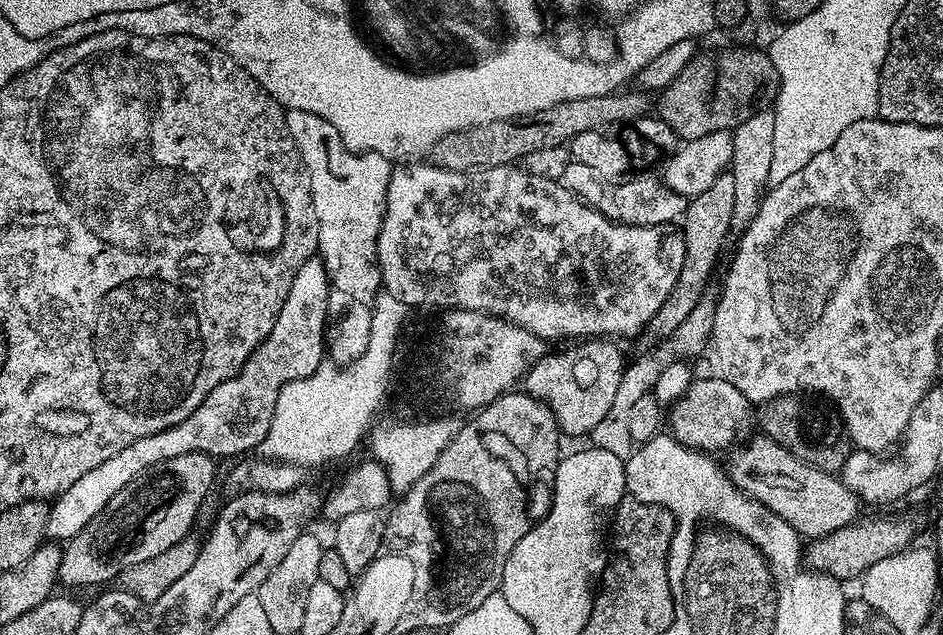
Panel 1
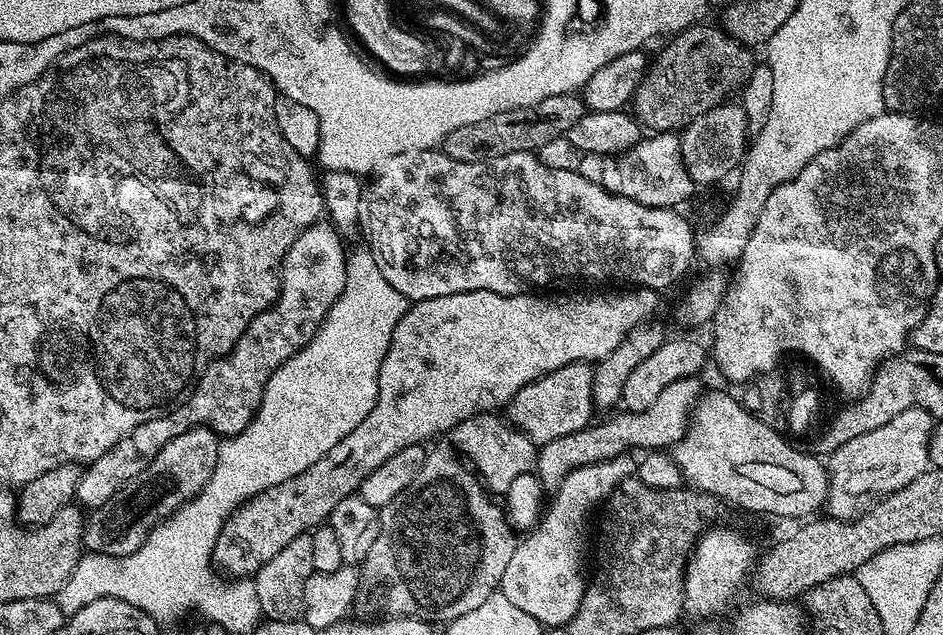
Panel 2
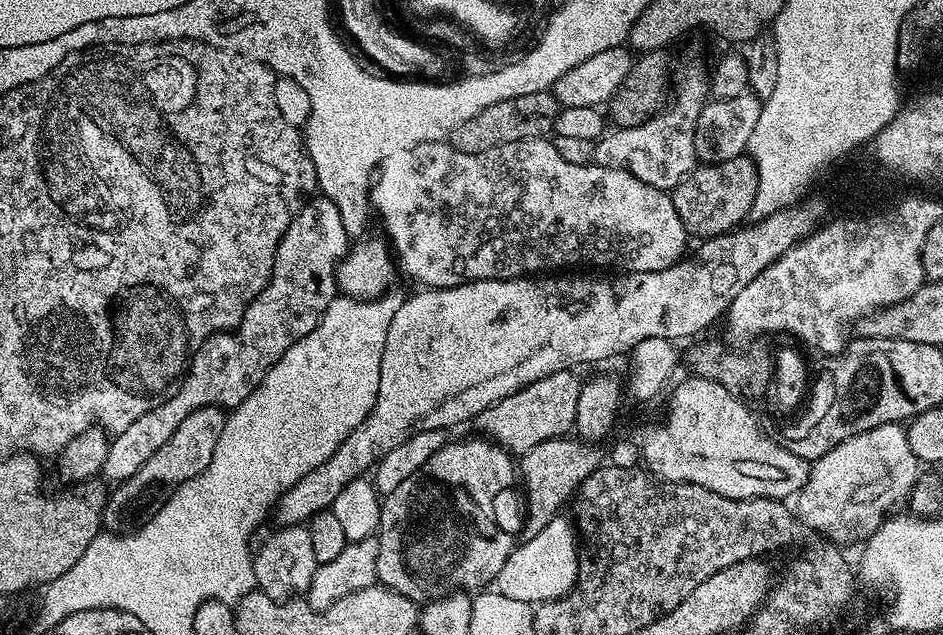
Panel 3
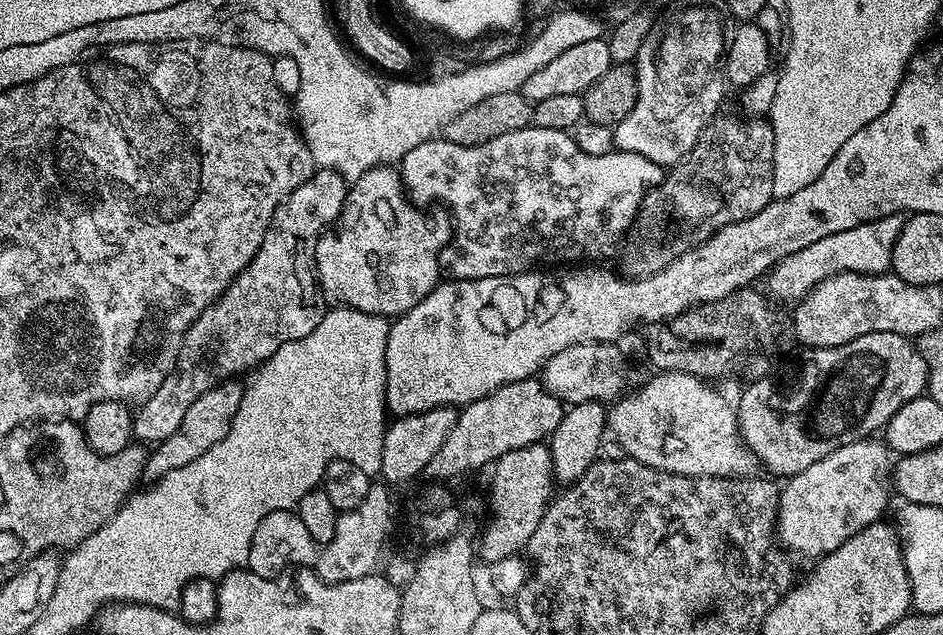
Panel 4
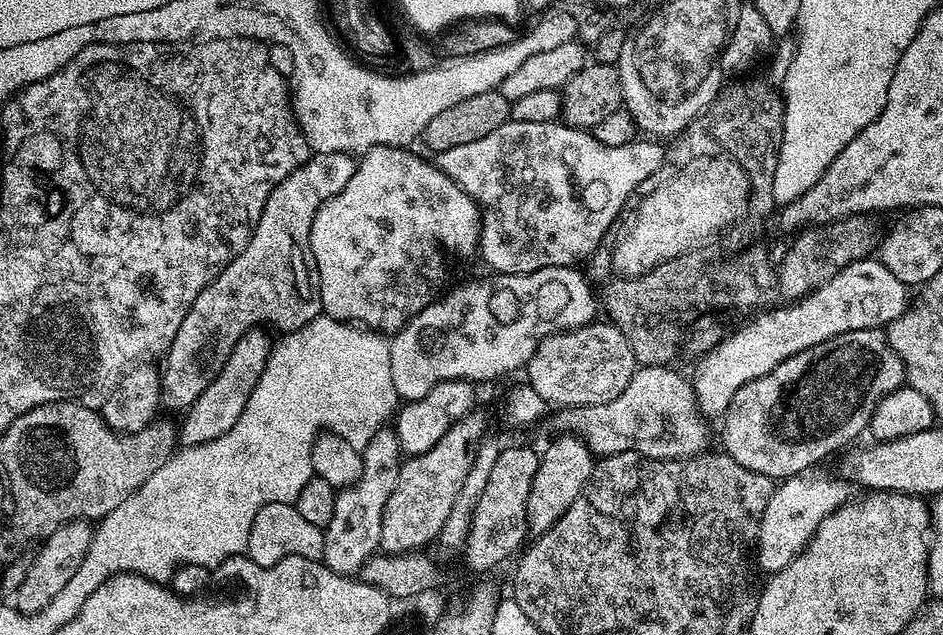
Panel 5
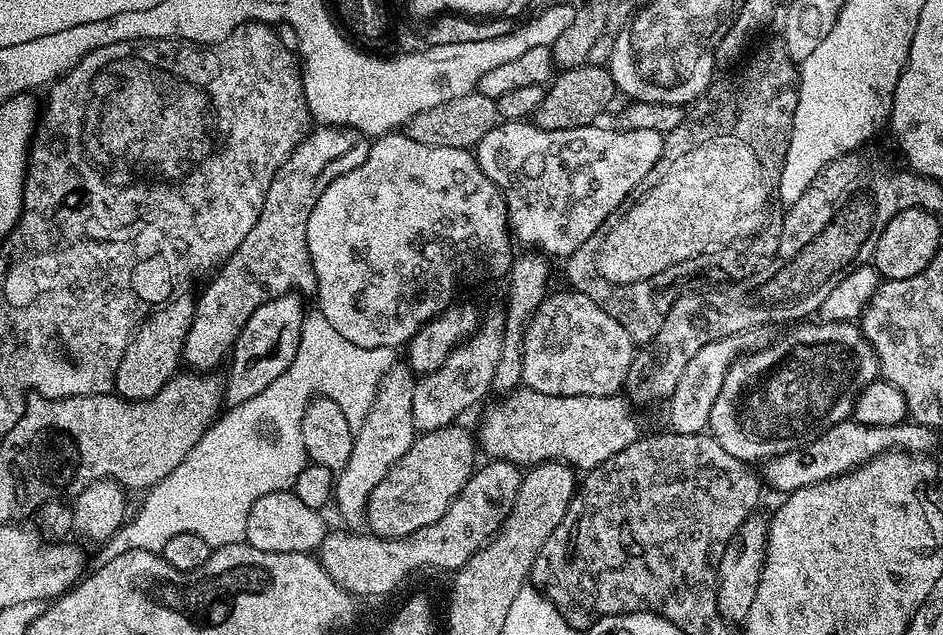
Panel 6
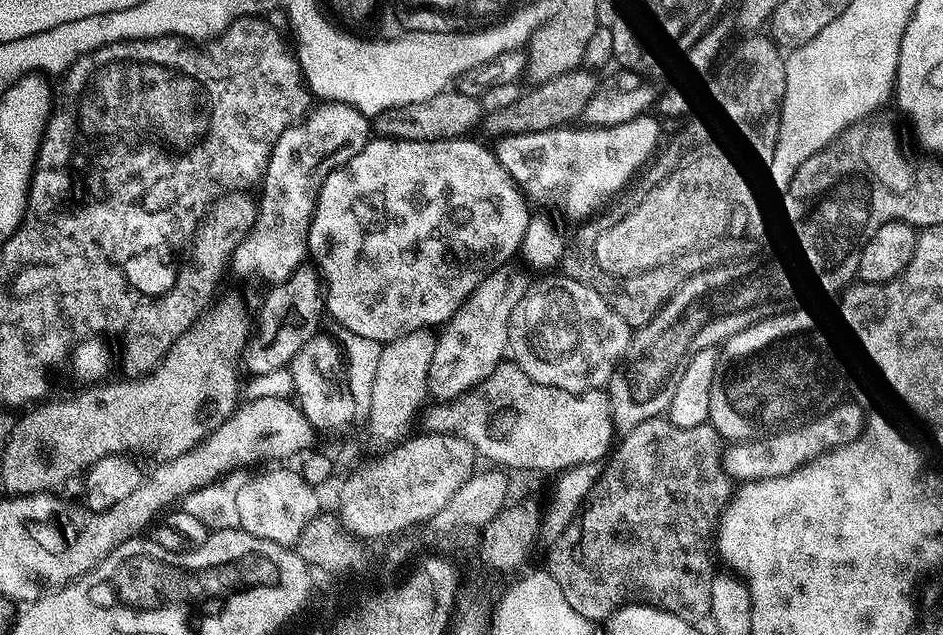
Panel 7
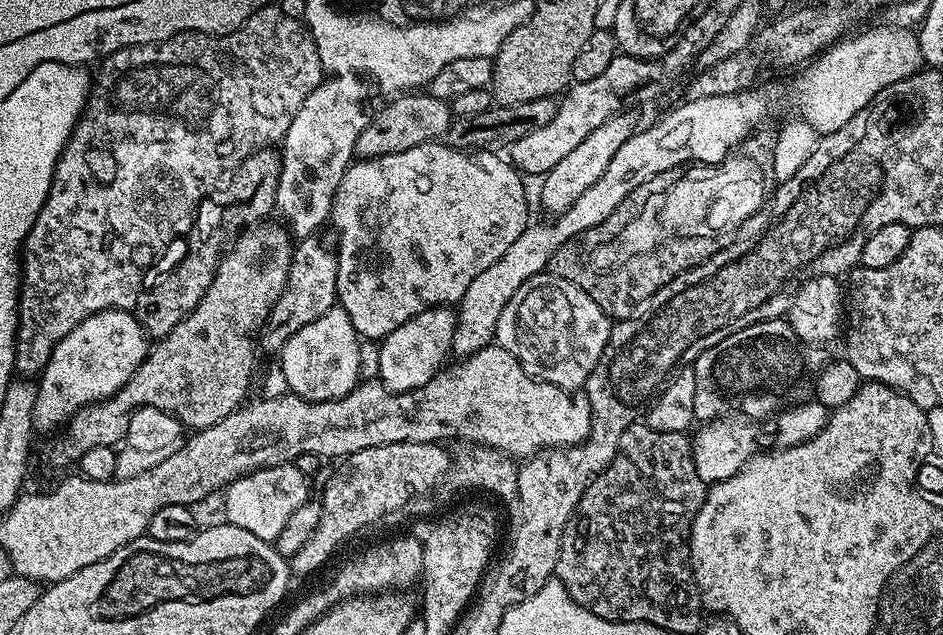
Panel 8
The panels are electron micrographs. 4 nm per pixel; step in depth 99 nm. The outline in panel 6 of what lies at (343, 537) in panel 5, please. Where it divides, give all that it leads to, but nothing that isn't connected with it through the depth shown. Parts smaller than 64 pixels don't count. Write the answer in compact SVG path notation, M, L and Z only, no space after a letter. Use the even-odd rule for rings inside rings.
M393 366L378 386L378 394L374 398L374 406L370 406L370 414L366 414L366 422L360 428L355 429L348 467L339 469L334 480L334 506L336 504L336 512L340 515L340 520L344 523L341 525L345 529L356 530L359 529L359 524L363 525L365 523L368 515L368 499L374 490L374 486L378 486L378 482L382 482L382 478L386 478L386 474L395 466L398 458L402 458L402 454L406 454L410 450L410 446L417 438L416 427L412 425L416 381L417 377L411 368Z

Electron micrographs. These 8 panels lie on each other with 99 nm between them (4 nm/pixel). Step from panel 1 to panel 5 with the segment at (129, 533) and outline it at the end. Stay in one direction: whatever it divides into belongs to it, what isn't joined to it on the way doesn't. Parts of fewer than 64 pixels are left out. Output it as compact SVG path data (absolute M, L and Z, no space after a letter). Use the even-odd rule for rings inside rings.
M259 327L250 329L246 334L242 334L242 338L238 338L234 350L230 350L230 358L226 358L214 382L210 382L210 386L206 386L206 390L202 390L202 394L198 394L196 401L183 413L184 421L179 421L178 424L178 440L183 447L198 446L212 442L214 438L222 438L222 434L226 434L226 430L230 430L230 426L238 422L272 354L274 340L267 334L269 335L263 327Z

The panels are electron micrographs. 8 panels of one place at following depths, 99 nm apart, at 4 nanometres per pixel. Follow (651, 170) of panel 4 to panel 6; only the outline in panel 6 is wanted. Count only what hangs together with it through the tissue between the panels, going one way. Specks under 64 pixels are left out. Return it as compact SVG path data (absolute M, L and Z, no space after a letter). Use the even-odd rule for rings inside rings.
M500 122L474 149L482 174L498 186L508 207L510 236L517 245L549 258L567 258L602 226L607 216L649 174L666 146L665 133L658 130L617 130L587 124L574 130L542 130L531 122Z

